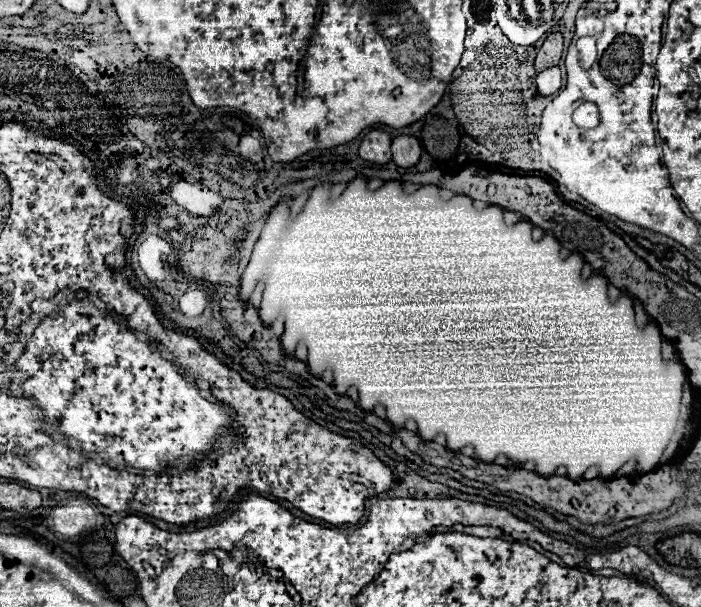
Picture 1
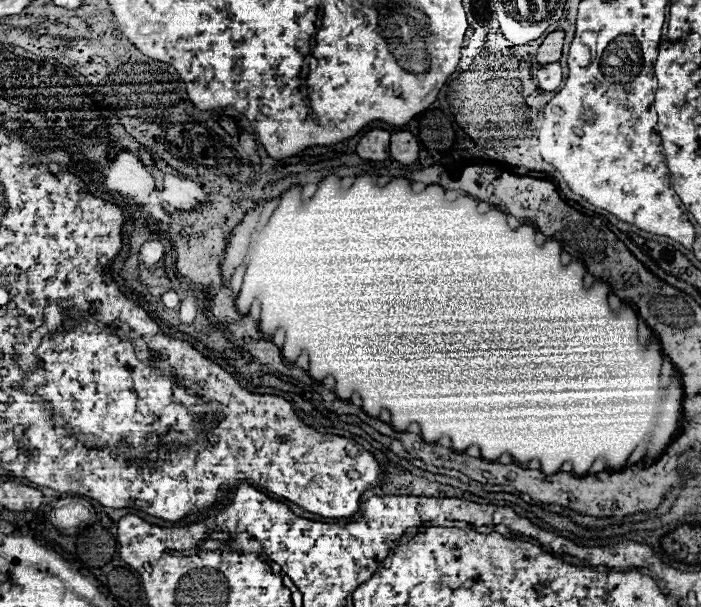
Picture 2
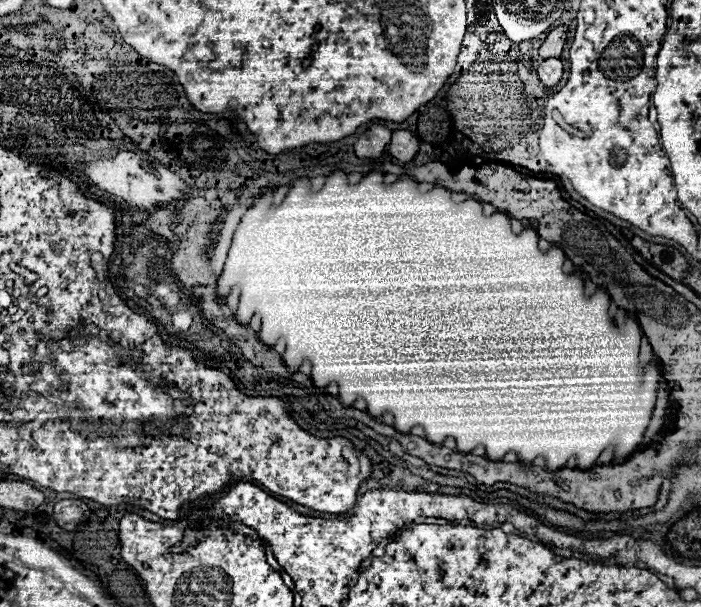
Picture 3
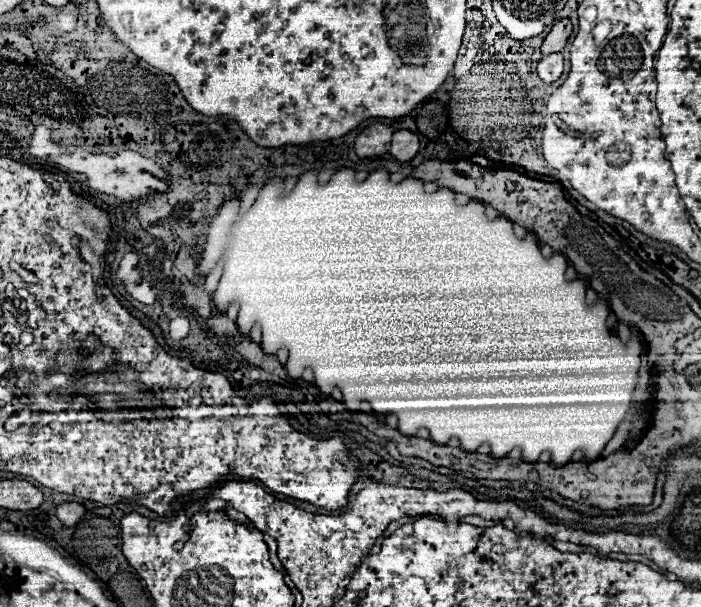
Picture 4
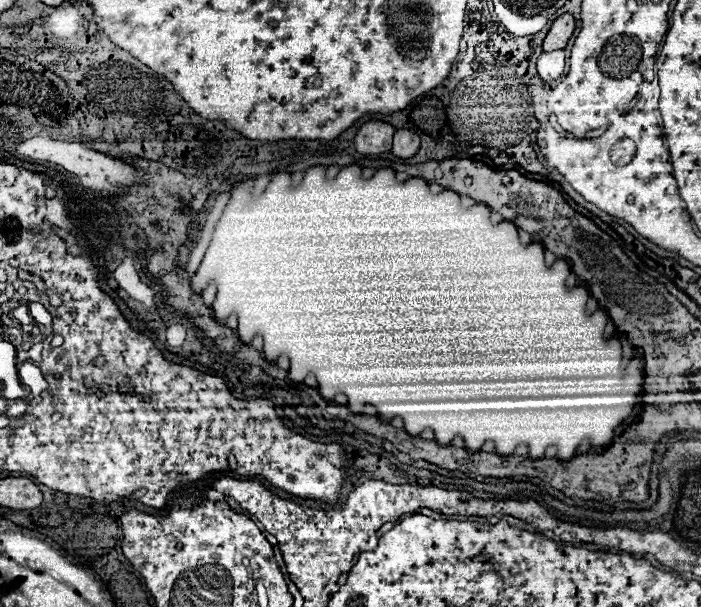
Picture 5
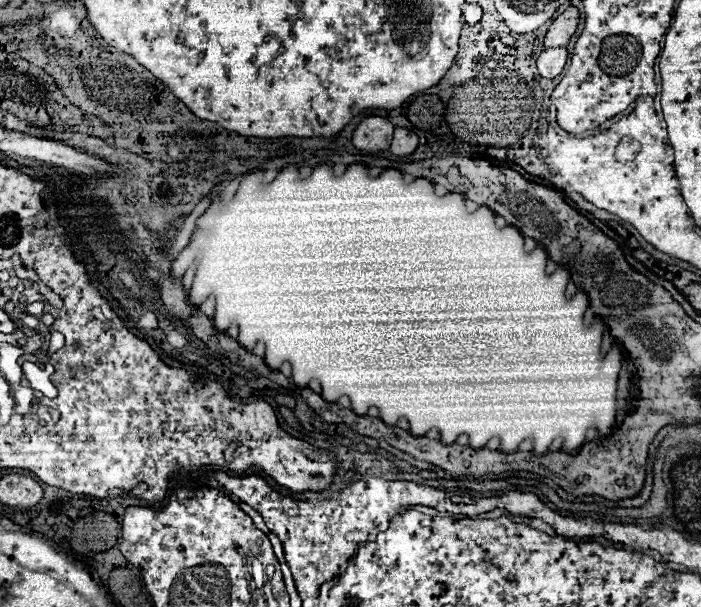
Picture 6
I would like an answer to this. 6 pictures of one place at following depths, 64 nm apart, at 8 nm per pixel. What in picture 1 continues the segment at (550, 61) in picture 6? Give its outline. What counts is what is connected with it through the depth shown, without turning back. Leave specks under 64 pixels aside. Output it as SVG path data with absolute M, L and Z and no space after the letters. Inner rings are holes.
M554 66L554 68L548 68L548 70L540 72L538 78L536 78L536 82L538 82L538 92L540 92L542 96L552 96L552 94L558 92L560 86L562 86L560 68Z

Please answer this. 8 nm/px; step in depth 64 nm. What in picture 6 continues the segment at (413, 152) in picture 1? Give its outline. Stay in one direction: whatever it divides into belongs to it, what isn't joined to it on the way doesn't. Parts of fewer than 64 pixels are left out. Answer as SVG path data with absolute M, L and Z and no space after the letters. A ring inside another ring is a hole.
M396 128L390 152L396 156L408 156L418 148L418 136L408 128Z

